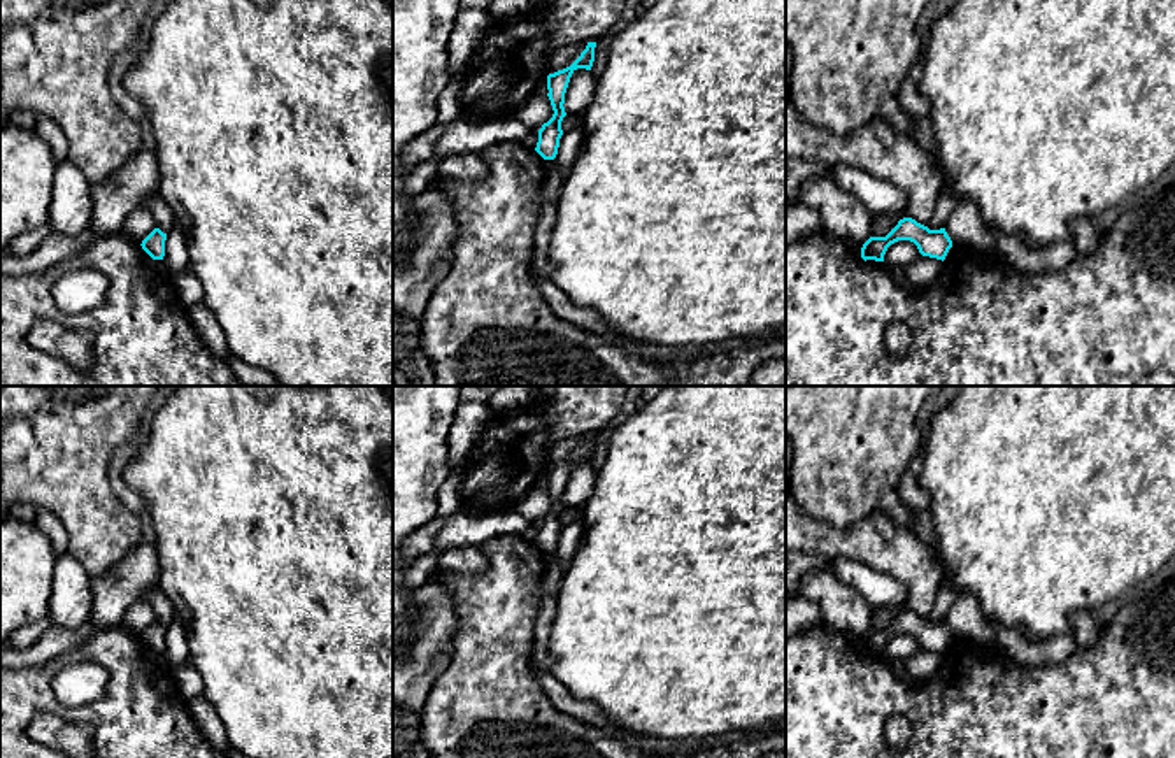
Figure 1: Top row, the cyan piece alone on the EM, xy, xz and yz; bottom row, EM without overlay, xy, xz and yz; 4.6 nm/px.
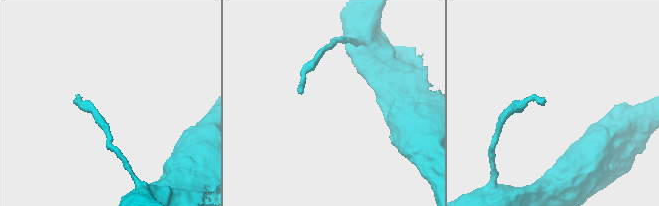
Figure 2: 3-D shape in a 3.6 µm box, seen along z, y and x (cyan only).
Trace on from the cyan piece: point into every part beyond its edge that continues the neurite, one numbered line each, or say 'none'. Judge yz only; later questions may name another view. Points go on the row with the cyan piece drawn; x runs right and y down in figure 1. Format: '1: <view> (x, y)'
none

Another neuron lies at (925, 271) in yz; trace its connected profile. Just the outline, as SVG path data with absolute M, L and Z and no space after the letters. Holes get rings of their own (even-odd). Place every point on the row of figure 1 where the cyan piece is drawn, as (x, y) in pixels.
M921 254L914 263L905 267L905 275L912 286L926 290L938 279L942 268L942 260Z

